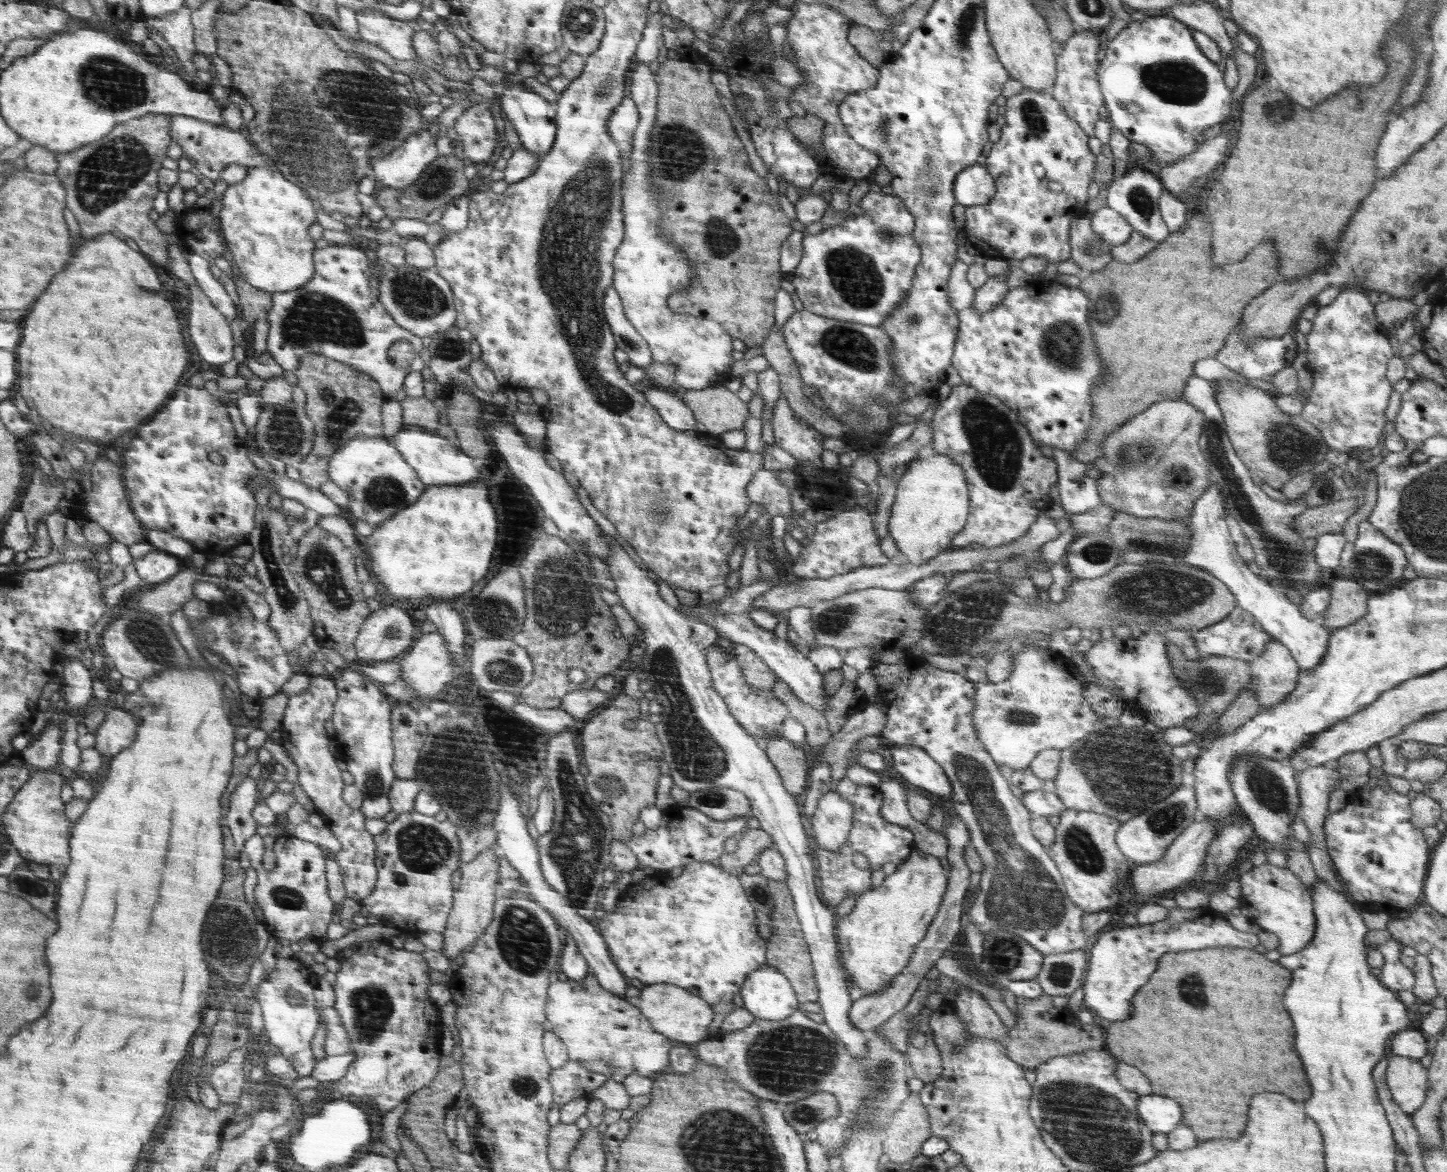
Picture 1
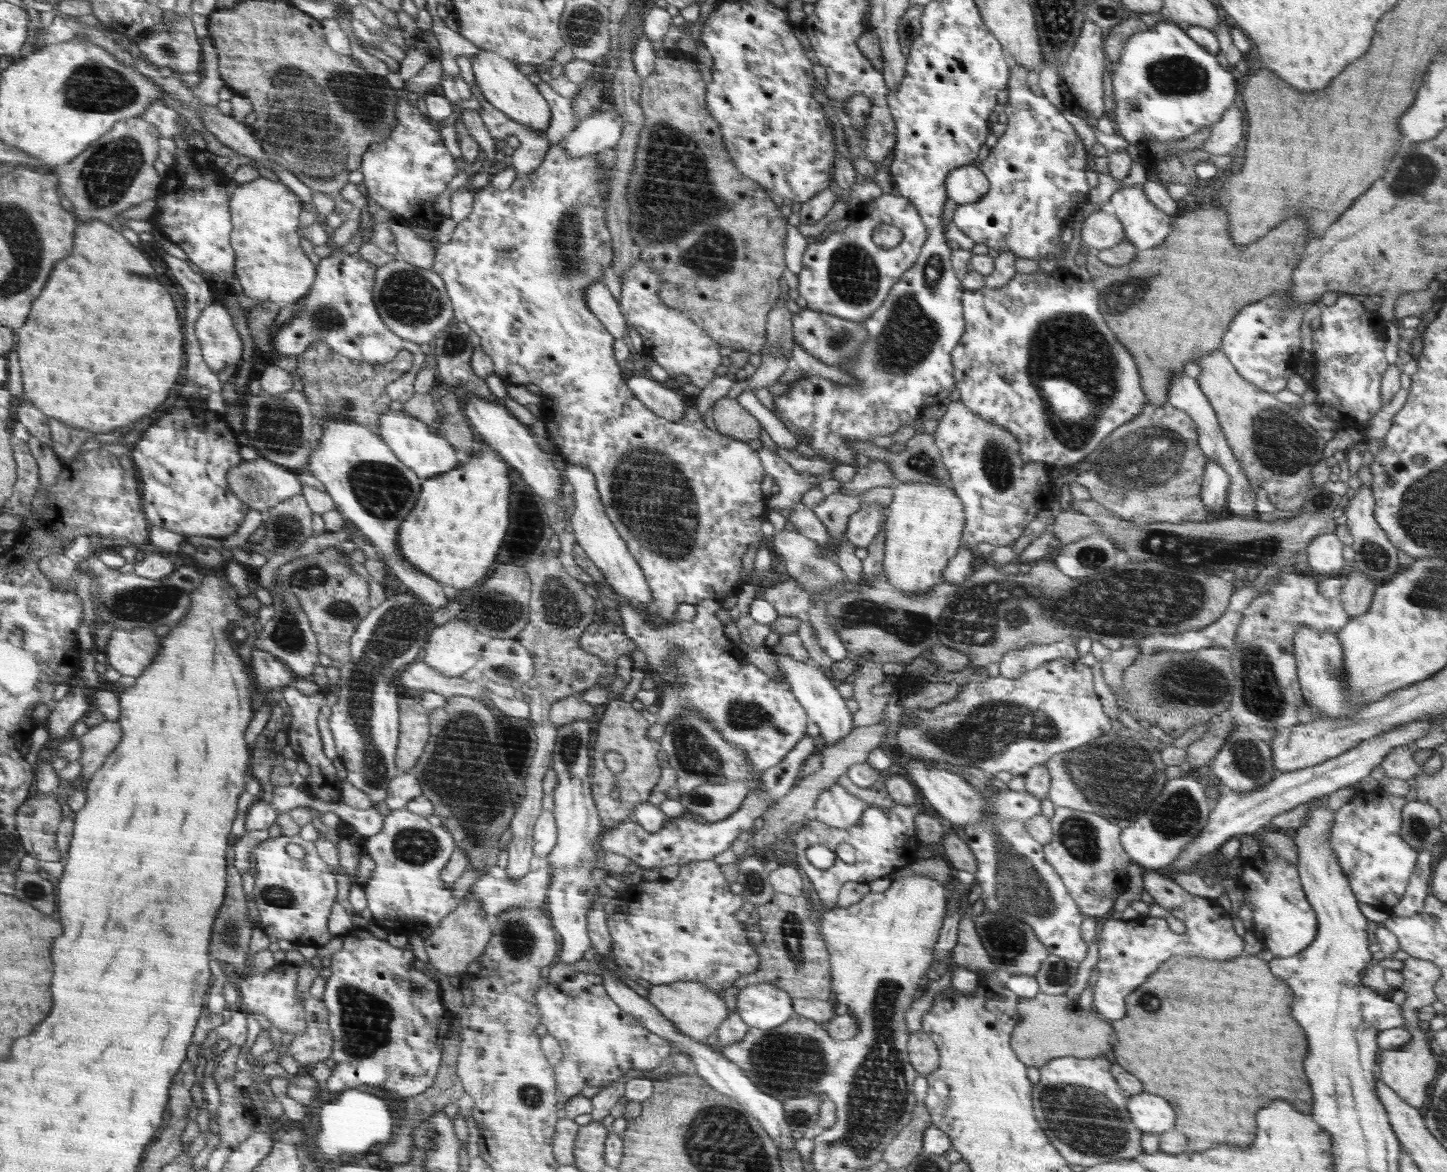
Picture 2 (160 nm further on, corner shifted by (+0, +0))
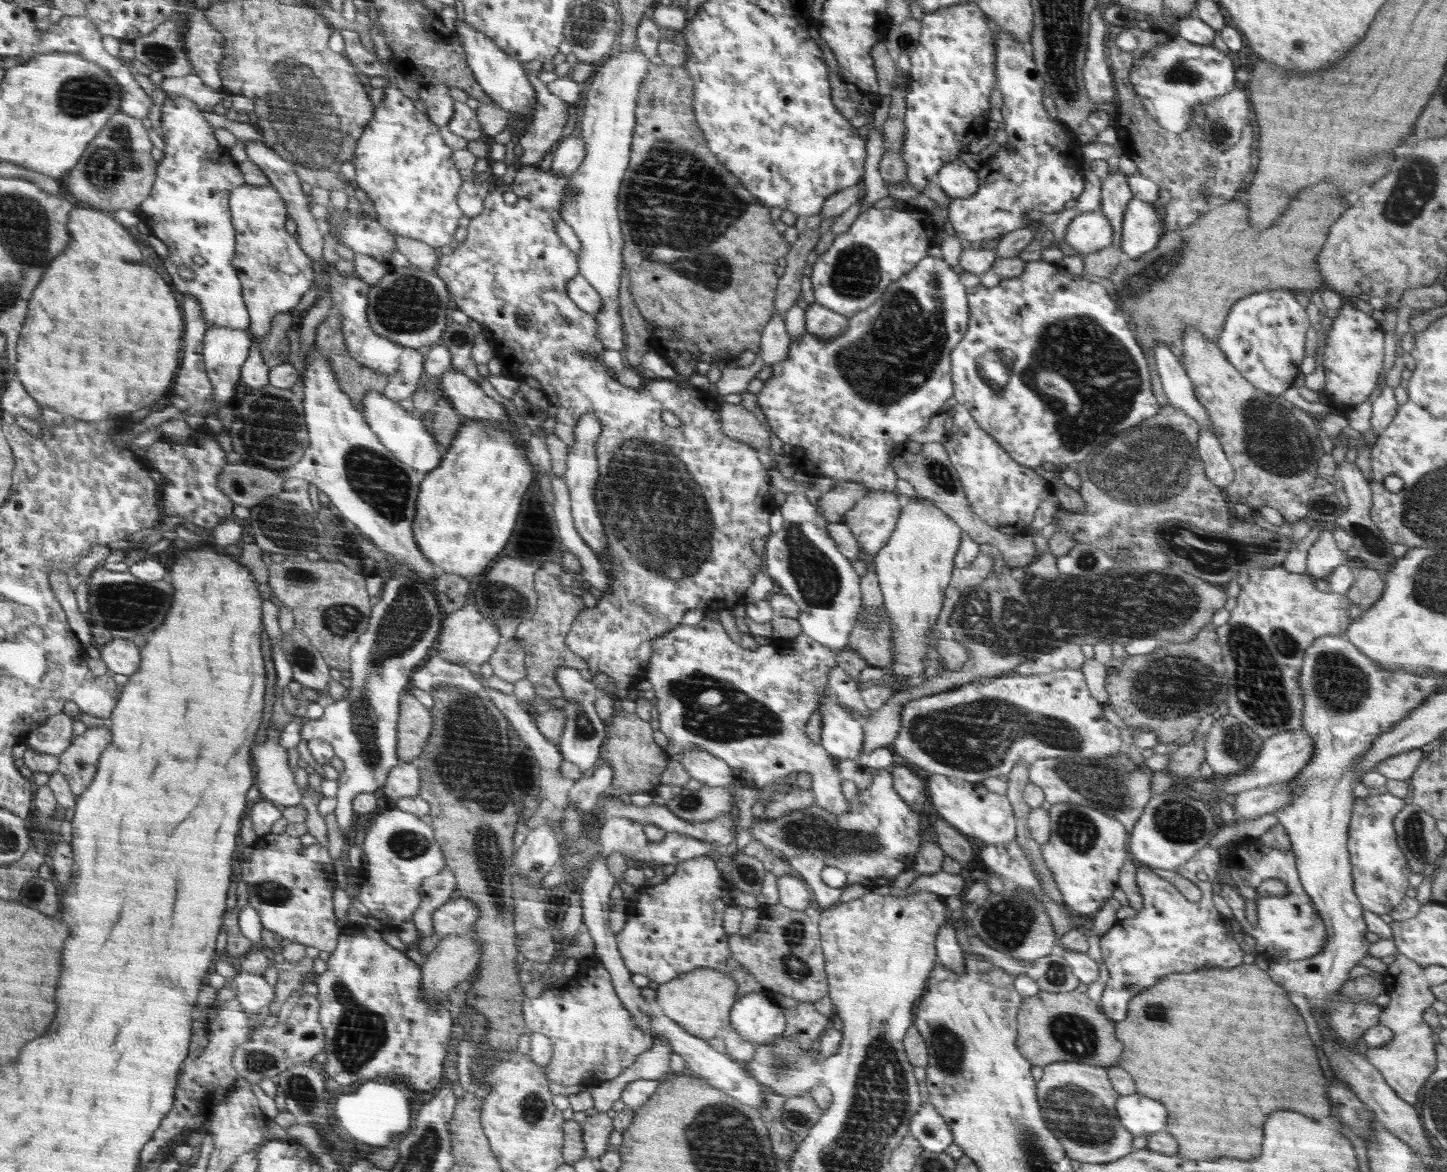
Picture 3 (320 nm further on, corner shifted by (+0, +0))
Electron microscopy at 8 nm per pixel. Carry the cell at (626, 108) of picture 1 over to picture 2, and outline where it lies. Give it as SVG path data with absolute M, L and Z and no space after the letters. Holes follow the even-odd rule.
M610 107L602 113L578 119L574 130L563 140L570 157L593 154L614 148L622 134L622 118Z

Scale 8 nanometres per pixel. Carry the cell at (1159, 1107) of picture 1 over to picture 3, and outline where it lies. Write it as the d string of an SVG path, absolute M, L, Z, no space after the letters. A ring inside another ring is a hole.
M1140 1094L1120 1095L1115 1107L1124 1128L1134 1137L1160 1132L1168 1118L1166 1108L1158 1100Z

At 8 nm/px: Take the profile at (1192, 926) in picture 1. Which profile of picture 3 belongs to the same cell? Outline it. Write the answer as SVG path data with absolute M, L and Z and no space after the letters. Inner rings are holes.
M1207 845L1188 862L1175 868L1176 874L1190 880L1202 892L1201 900L1192 903L1174 884L1154 874L1151 868L1139 865L1135 878L1143 896L1143 907L1134 918L1117 921L1100 941L1103 963L1110 978L1099 1002L1112 1020L1124 1020L1131 999L1158 983L1166 974L1208 968L1230 969L1242 964L1244 952L1232 936L1230 919L1212 903L1212 886L1218 881L1220 866L1218 849Z

